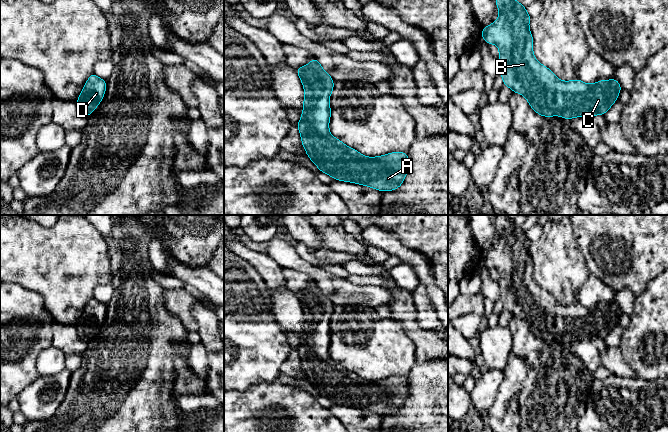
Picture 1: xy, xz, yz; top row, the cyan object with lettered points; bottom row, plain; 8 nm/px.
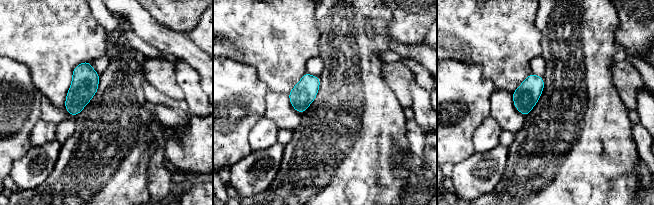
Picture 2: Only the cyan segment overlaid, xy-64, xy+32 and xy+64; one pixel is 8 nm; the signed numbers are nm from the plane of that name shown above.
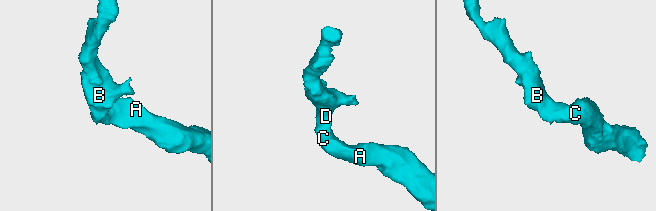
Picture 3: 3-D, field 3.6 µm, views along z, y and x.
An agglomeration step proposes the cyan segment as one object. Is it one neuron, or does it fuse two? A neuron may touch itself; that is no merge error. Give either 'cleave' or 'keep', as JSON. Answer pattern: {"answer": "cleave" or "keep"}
{"answer": "keep"}

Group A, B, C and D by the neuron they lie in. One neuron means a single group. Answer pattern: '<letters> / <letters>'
A B C D

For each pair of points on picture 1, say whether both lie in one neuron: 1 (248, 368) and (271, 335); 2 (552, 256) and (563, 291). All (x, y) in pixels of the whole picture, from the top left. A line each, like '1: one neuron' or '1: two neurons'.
1: one neuron
2: one neuron

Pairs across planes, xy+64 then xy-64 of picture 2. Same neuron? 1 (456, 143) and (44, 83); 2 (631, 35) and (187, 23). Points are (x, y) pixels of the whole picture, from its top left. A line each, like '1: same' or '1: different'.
1: different
2: same

